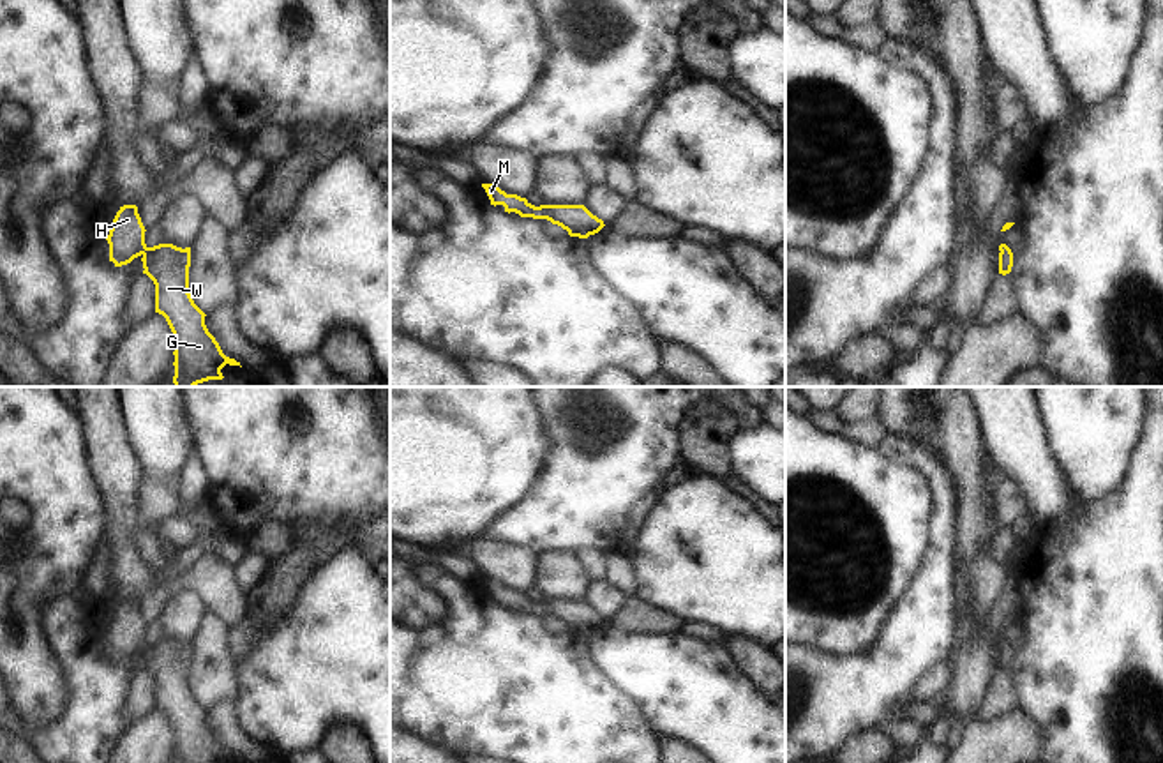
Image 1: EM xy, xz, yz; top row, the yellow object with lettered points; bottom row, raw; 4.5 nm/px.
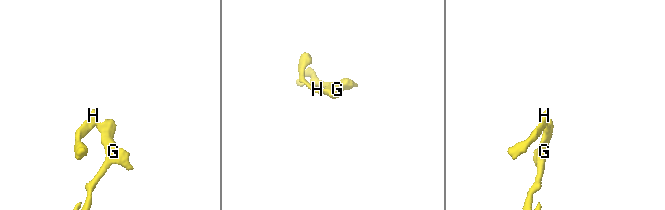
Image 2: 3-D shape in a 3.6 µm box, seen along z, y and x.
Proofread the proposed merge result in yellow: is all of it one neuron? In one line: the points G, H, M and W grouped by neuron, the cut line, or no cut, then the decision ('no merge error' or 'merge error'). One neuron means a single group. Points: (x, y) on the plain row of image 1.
groups G H M W; cut none; no merge error

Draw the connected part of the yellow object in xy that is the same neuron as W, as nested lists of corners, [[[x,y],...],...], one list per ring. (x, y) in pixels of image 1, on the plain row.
[[[124,601],[113,615],[109,631],[109,657],[115,662],[141,653],[143,669],[155,680],[155,708],[162,710],[175,733],[175,763],[240,761],[222,749],[205,721],[205,708],[189,689],[191,643],[145,639],[145,622],[136,601]]]

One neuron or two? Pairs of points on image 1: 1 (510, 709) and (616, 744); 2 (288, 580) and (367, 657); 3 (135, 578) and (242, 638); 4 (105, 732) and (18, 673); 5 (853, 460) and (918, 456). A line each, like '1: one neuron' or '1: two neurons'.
1: one neuron
2: two neurons
3: two neurons
4: two neurons
5: two neurons

